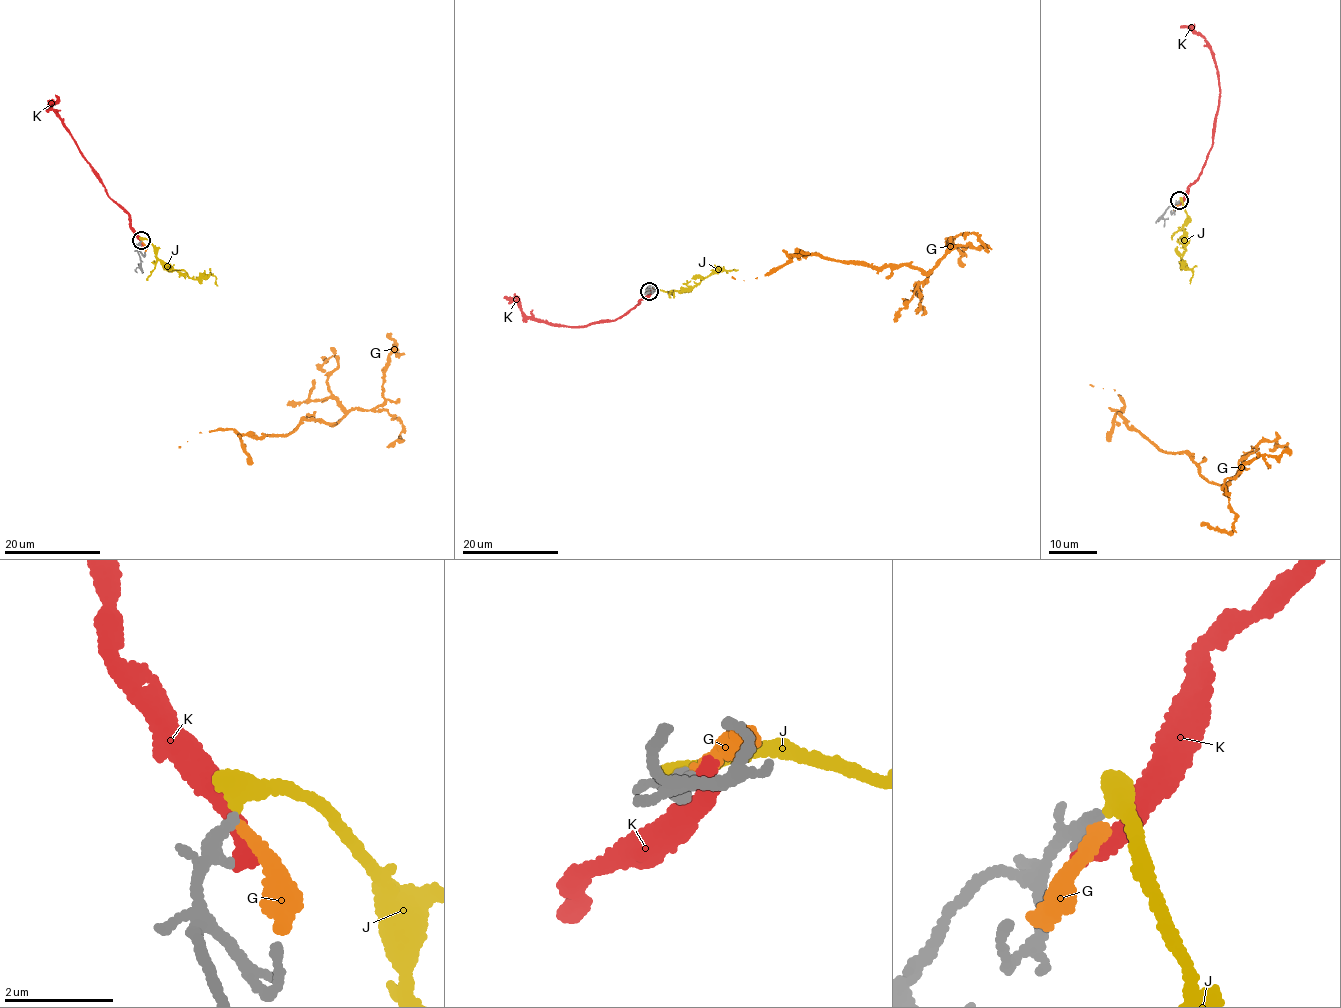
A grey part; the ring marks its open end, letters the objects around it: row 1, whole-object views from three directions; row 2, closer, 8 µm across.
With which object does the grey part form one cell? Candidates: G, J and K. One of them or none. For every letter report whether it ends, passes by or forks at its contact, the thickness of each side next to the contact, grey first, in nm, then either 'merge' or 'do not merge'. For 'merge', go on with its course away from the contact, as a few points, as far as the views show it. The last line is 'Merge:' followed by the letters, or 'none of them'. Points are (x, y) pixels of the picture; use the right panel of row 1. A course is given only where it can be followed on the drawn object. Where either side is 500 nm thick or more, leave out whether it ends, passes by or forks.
G: it ends there; 220 nm thick on the grey side, 240 nm on the other; do not merge
J: it ends there; 200 nm thick on the grey side, 440 nm on the other; merge; it runs (1180, 200), (1187, 217), (1181, 263), (1192, 271), (1190, 283)
K: it ends there; 220 nm thick on the grey side, 440 nm on the other; do not merge
Merge: J

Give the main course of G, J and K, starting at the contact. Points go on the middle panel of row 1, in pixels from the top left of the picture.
G: (649, 291), (754, 278), (794, 256), (819, 253), (926, 272), (947, 253), (946, 239), (963, 267)
J: (648, 292), (683, 291), (711, 274), (738, 270)
K: (649, 291), (636, 307), (614, 320), (572, 327), (530, 318), (513, 301), (504, 298)

